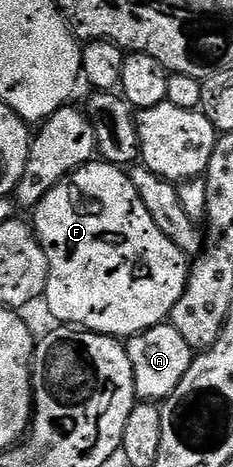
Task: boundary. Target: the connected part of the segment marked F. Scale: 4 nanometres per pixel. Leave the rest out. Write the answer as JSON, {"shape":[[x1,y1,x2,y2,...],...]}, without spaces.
{"shape":[[92,161,83,167,78,167,60,183,53,185,53,189,49,189,49,193,45,193,45,197,33,208,33,215,35,215,33,230,35,236,39,238,39,244,49,265,45,304,47,303,48,313,56,319,54,321,56,324,74,325,85,331,96,331,98,335,130,337,166,324,170,320,173,305,177,305,177,301,181,301,181,297,185,293,189,259,181,249,177,249,177,245,173,245,173,241,169,241,169,237,165,237,165,233,161,233,161,229,157,229,157,221,153,221,153,217,149,217,149,209,145,209,145,201,141,201,130,174,122,166,106,161]]}

